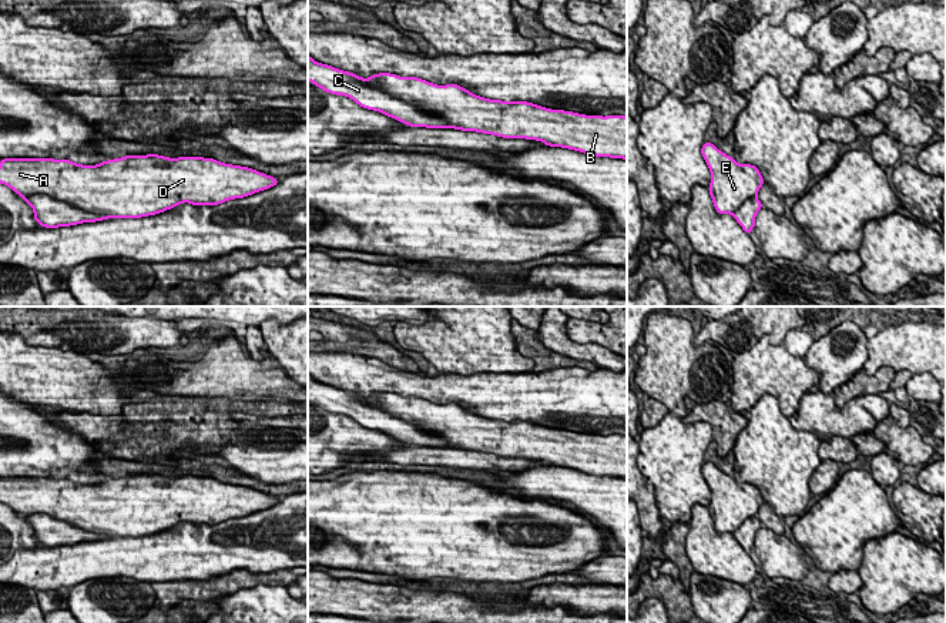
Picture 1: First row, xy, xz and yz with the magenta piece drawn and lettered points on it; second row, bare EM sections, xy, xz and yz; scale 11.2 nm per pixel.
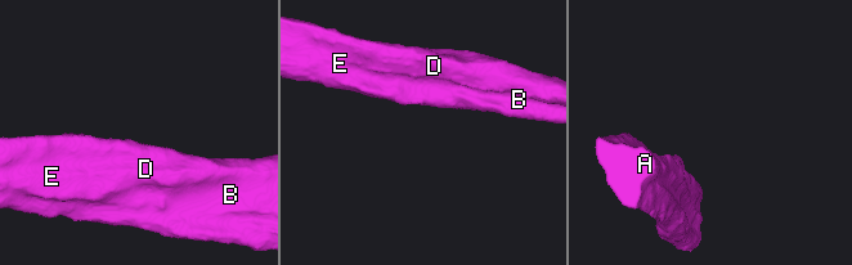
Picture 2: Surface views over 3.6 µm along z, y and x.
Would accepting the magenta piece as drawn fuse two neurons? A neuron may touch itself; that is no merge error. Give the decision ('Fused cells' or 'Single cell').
Single cell

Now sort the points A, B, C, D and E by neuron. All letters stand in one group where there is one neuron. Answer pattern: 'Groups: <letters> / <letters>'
Groups: A B C D E

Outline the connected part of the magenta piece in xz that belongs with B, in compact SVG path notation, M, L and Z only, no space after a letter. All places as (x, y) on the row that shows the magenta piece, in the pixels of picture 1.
M308 56L308 80L368 110L410 127L456 128L504 138L543 141L588 155L627 160L627 117L584 115L527 101L489 100L457 84L436 86L389 73L369 78L316 63Z

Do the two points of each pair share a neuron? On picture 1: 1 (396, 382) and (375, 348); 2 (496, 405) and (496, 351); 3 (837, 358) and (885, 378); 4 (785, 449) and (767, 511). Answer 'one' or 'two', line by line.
1: two
2: two
3: two
4: two

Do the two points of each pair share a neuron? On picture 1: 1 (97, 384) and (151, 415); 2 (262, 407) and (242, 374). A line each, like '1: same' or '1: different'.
1: different
2: different

